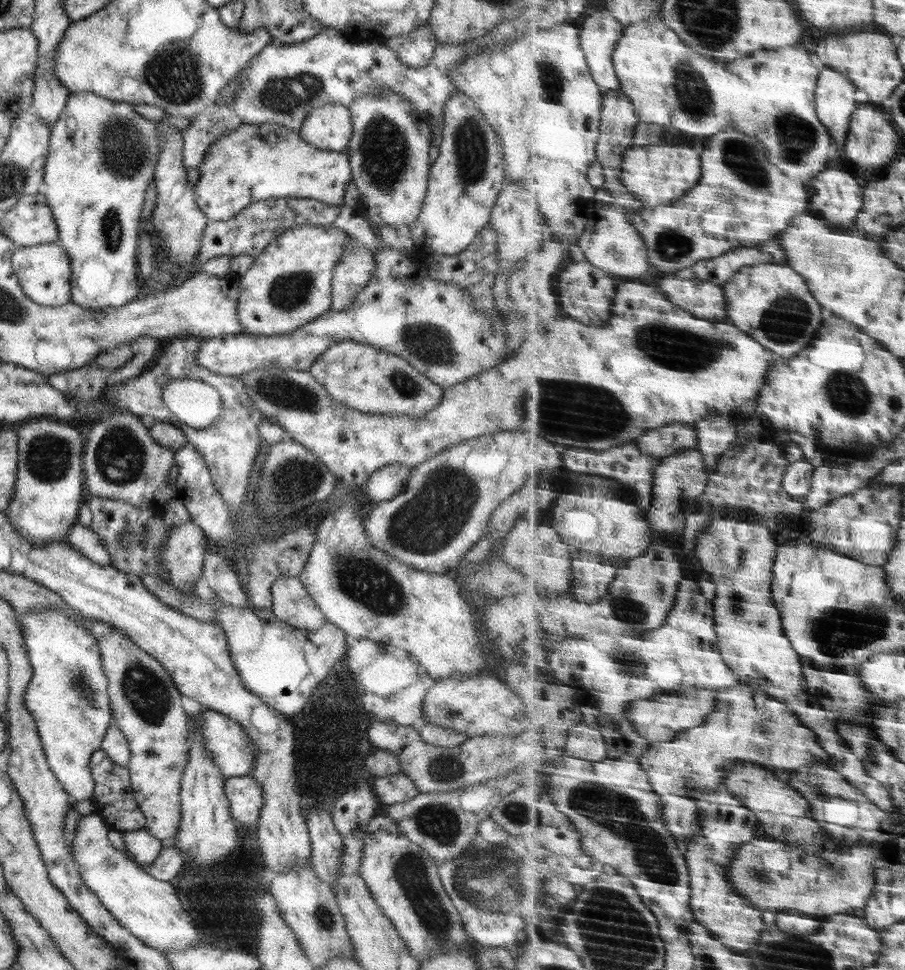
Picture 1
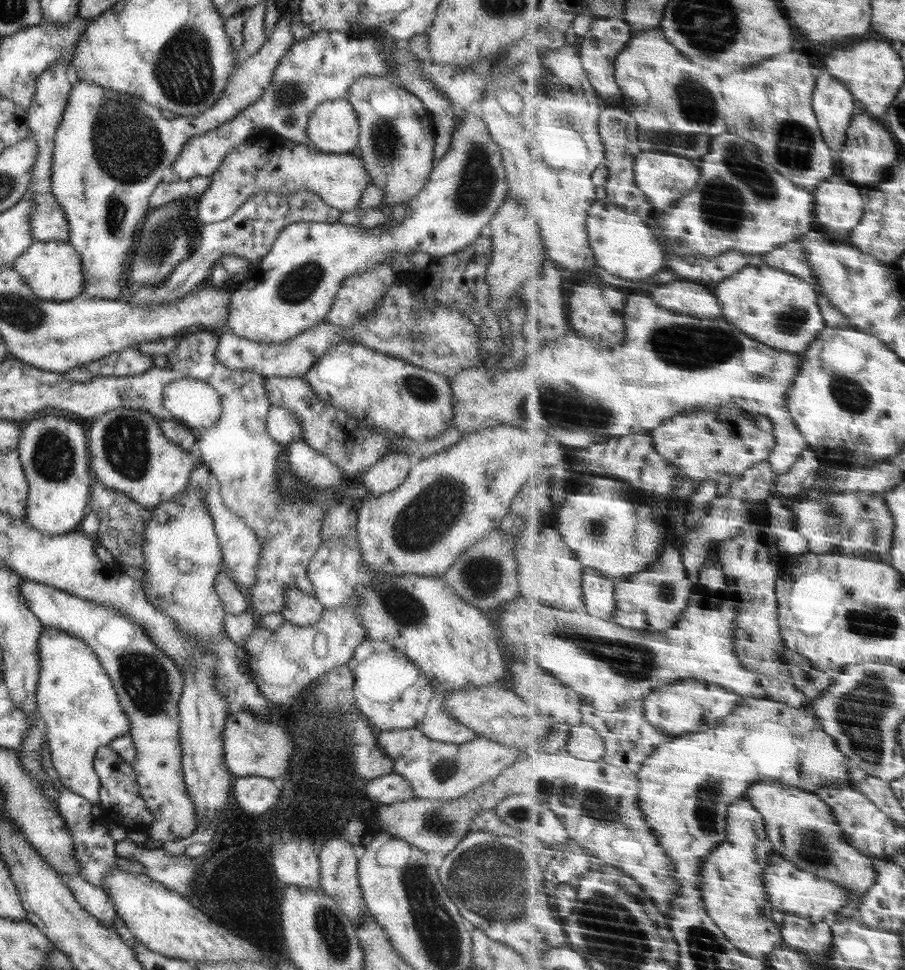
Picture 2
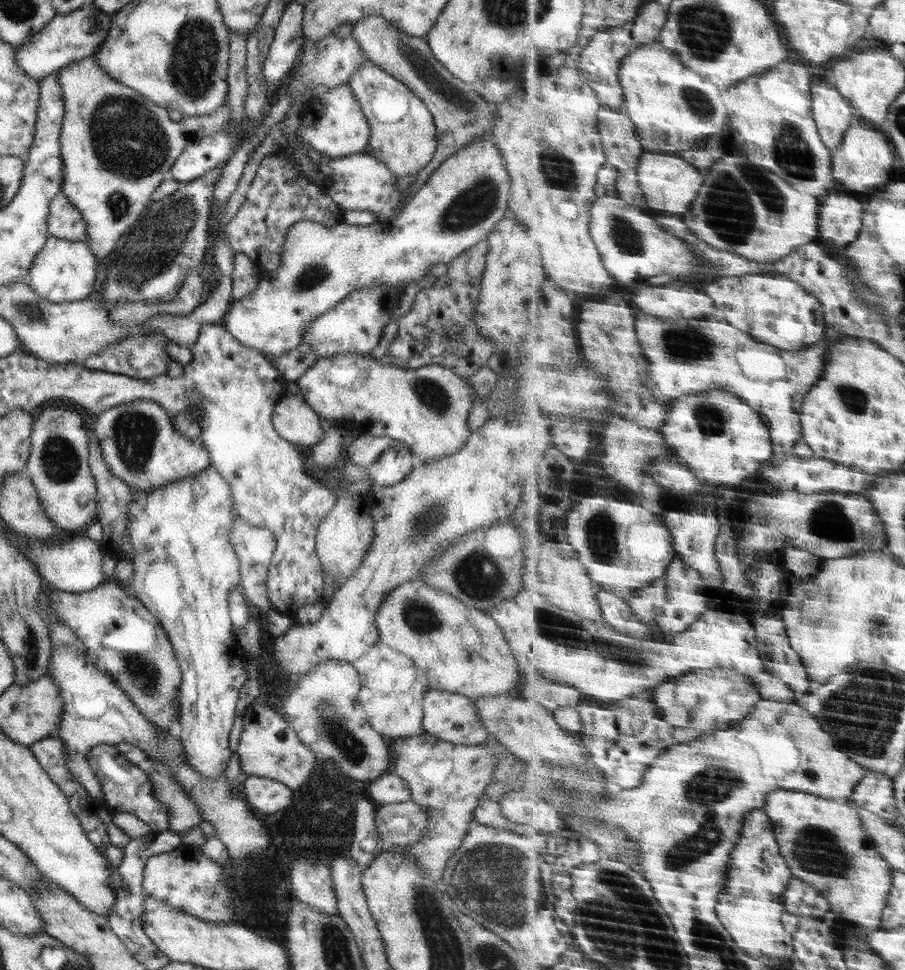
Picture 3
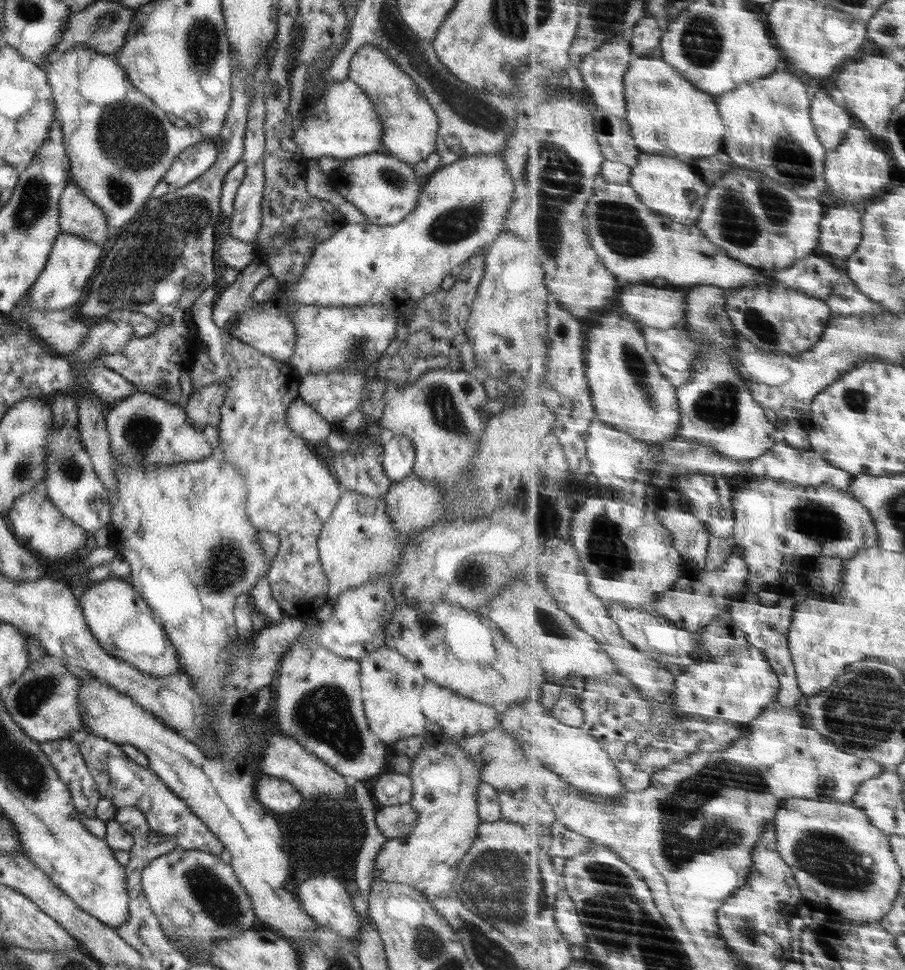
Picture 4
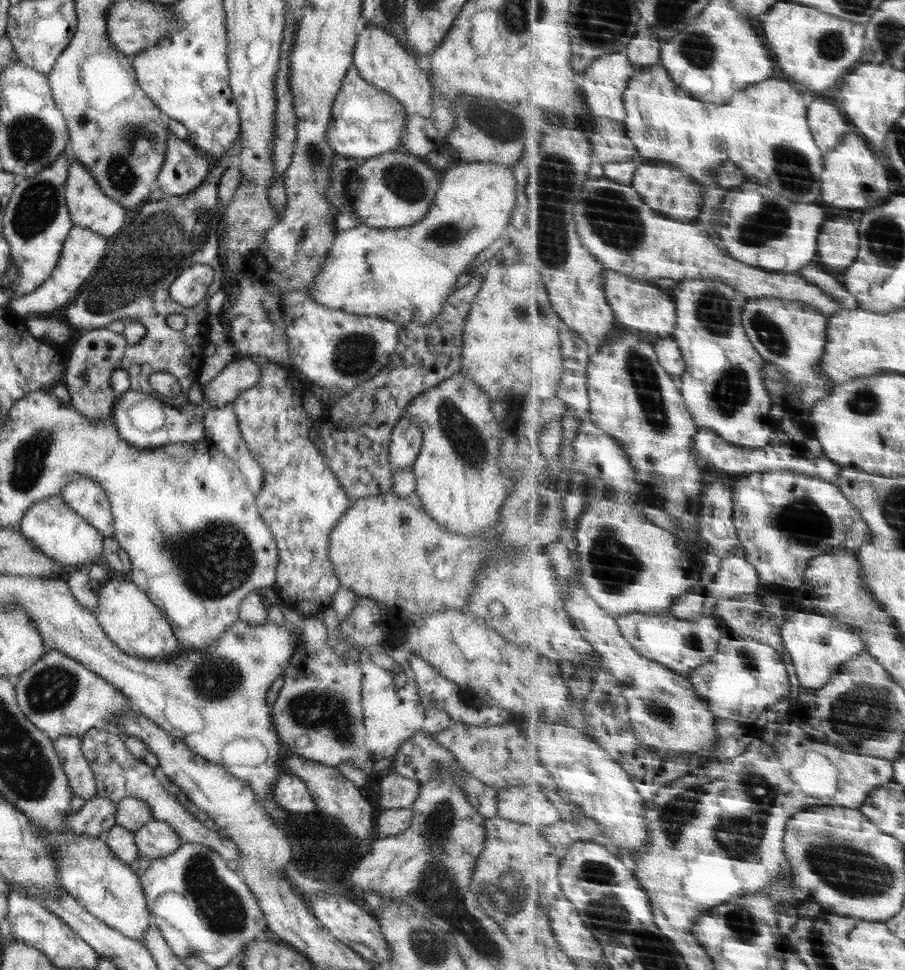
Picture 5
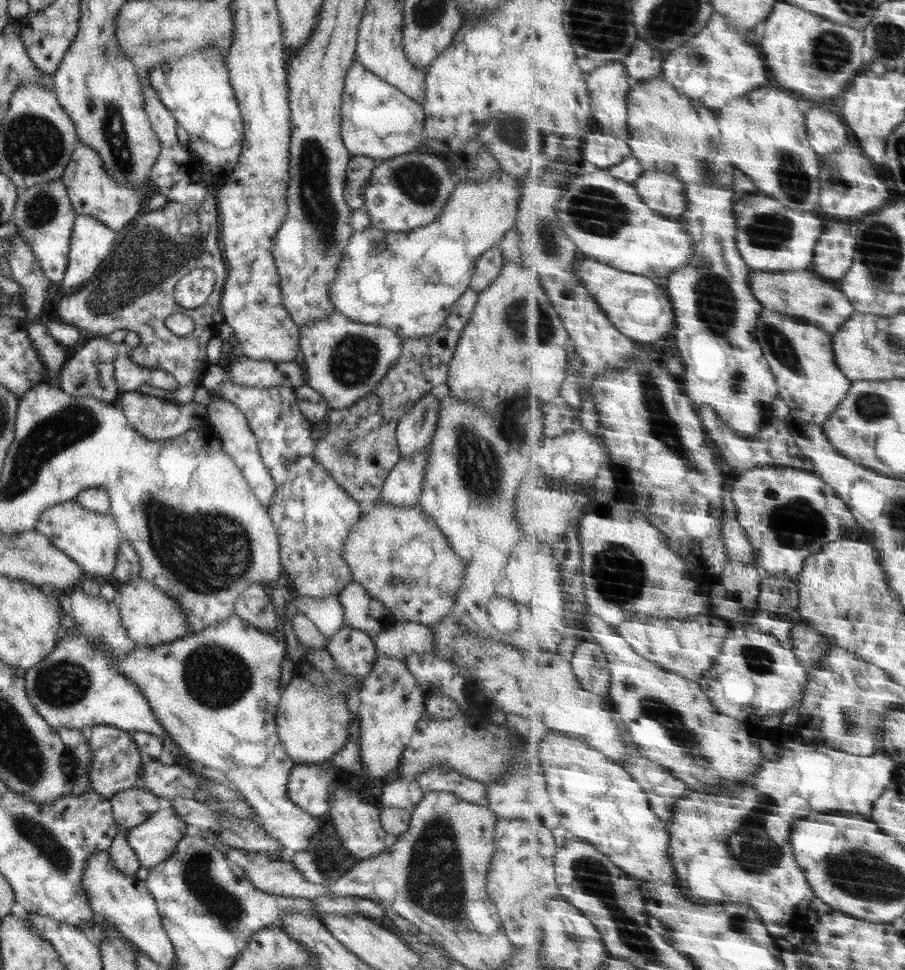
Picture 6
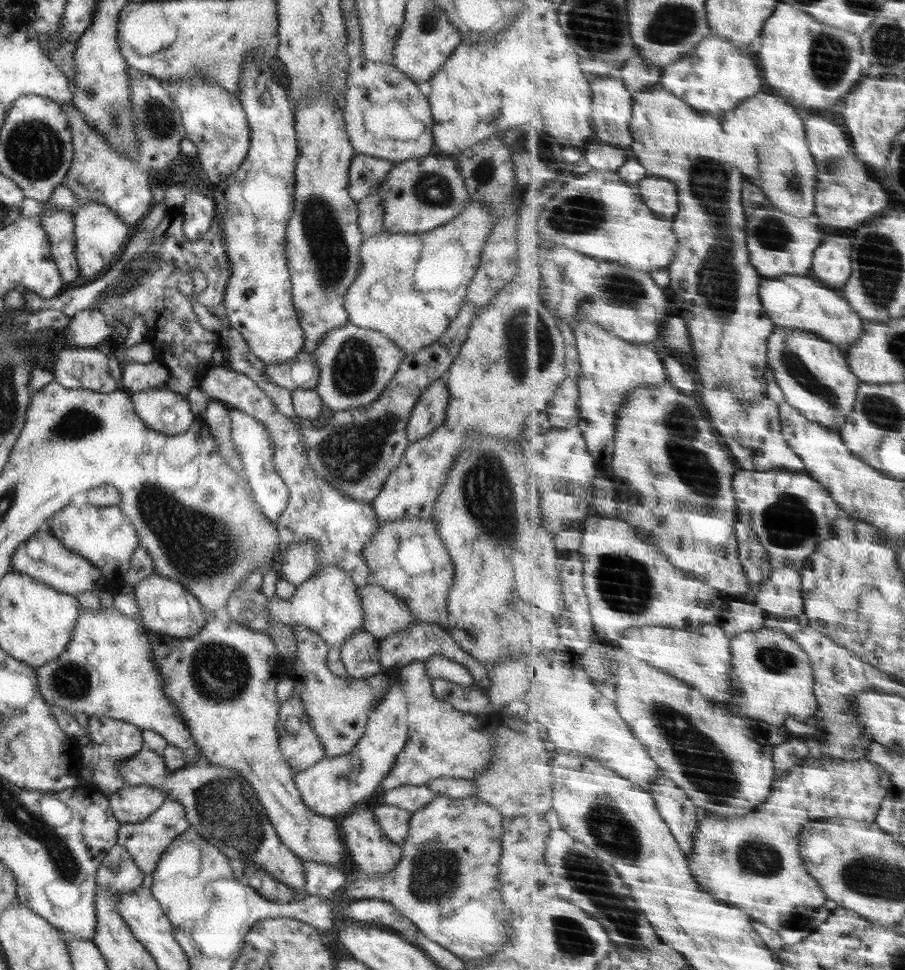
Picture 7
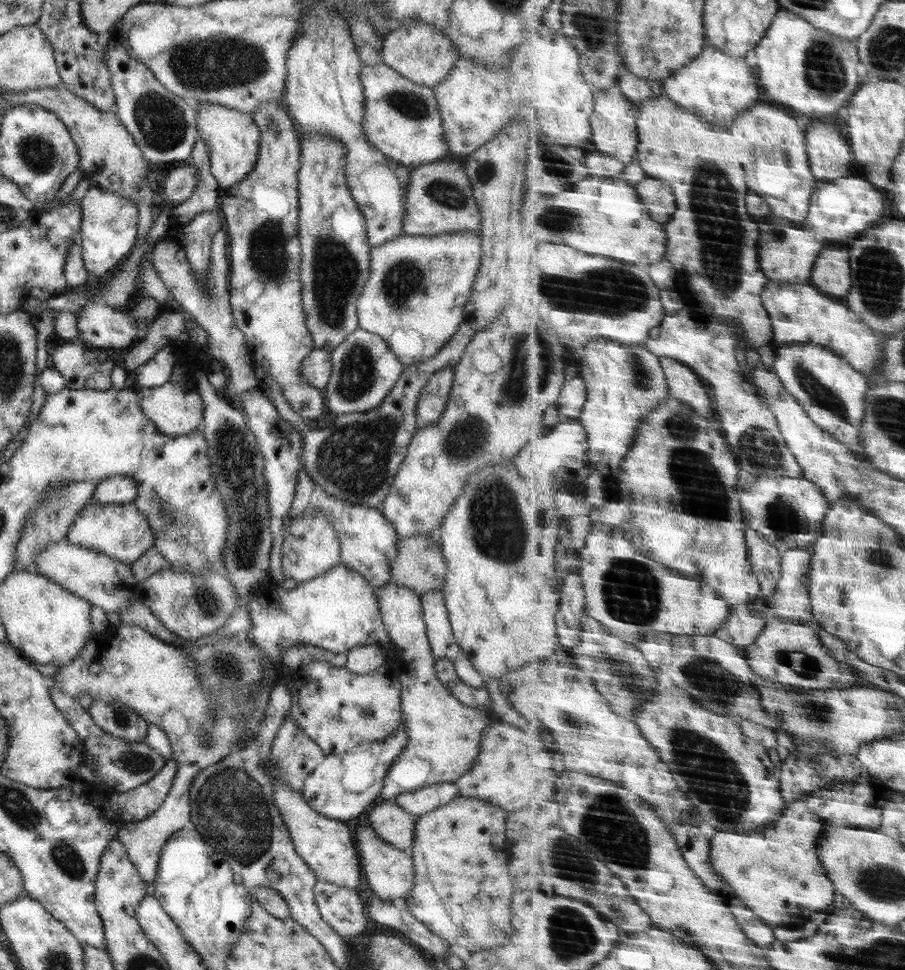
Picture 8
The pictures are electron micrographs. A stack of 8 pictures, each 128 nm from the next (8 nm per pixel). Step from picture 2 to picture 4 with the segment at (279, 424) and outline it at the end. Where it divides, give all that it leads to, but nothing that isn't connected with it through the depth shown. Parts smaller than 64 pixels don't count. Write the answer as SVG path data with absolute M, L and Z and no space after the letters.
M299 397L287 406L286 412L287 427L307 444L321 442L331 433L331 424Z

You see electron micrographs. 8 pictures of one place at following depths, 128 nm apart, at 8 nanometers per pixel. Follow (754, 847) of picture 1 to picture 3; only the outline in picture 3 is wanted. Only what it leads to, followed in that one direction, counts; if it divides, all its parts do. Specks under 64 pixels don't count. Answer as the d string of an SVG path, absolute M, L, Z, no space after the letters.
M791 877L785 891L785 909L795 916L809 916L812 919L822 920L823 914L831 911L829 899L821 896L821 891L812 884Z

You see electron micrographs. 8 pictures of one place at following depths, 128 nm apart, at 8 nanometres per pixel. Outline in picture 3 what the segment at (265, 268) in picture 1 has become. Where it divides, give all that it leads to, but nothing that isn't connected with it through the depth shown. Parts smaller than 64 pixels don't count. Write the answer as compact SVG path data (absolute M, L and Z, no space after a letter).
M487 134L463 145L441 162L393 218L376 220L367 225L339 222L330 227L311 221L294 222L281 243L277 268L261 270L257 287L243 298L229 303L220 325L247 348L262 354L286 353L302 341L302 333L314 318L334 307L350 292L371 285L385 285L391 298L397 298L399 290L407 283L421 279L429 266L439 262L445 265L460 252L485 241L493 225L507 214L509 187L504 162Z

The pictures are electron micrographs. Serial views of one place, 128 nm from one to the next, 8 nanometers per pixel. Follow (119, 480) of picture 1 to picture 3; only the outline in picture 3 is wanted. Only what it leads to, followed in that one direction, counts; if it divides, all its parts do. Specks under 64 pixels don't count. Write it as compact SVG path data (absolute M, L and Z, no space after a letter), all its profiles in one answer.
M135 400L133 402L112 406L93 417L93 424L89 426L95 433L95 439L101 447L101 457L106 462L109 472L117 477L125 485L137 494L151 489L157 489L163 485L169 485L187 477L194 477L208 464L208 453L198 438L187 439L173 429L173 416L167 415L152 400Z

